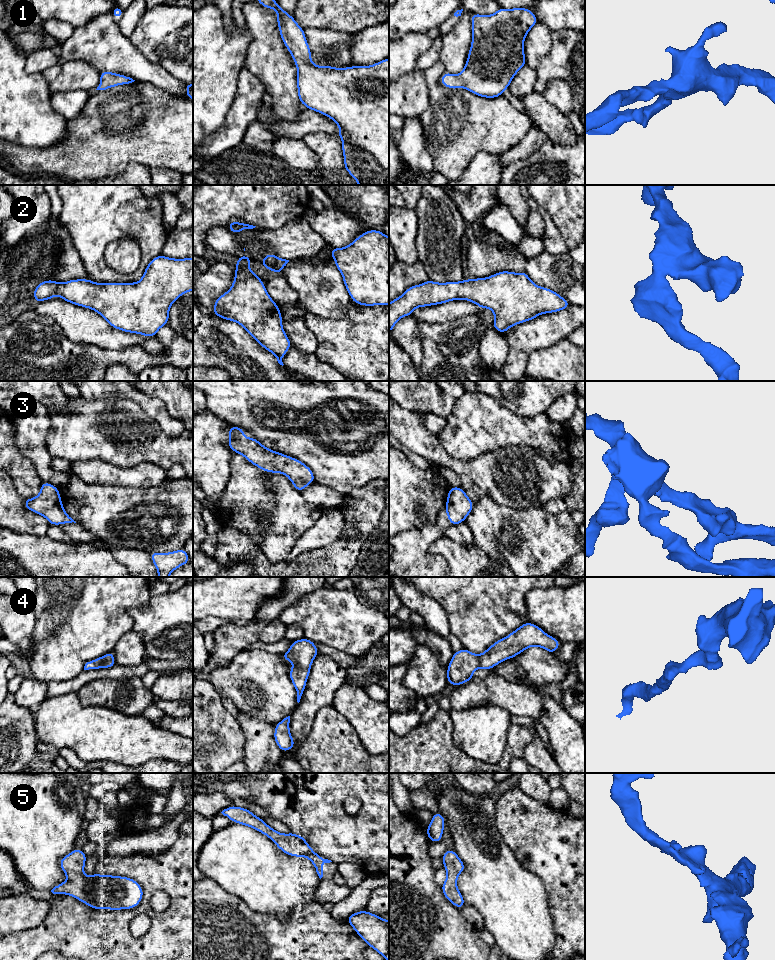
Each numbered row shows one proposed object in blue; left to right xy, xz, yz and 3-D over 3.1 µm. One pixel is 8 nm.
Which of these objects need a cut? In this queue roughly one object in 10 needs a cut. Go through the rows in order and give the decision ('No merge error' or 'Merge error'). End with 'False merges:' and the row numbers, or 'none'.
1: No merge error
2: No merge error
3: No merge error
4: No merge error
5: No merge error
False merges: none

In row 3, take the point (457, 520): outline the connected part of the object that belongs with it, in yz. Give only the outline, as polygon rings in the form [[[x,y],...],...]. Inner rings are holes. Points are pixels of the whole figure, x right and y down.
[[[452,487],[448,491],[445,511],[452,525],[458,525],[465,521],[473,509],[473,502],[461,487]]]

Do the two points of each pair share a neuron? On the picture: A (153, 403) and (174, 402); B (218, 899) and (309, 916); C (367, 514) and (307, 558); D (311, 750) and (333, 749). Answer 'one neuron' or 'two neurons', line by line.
A: two neurons
B: one neuron
C: one neuron
D: one neuron

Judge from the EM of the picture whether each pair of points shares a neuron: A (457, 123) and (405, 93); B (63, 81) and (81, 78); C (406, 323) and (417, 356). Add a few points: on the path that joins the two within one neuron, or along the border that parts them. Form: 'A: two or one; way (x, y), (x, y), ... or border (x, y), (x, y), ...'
A: two; border (428, 82), (429, 106), (418, 116)
B: one; way (67, 80), (77, 78)
C: one; way (406, 331), (413, 348)

